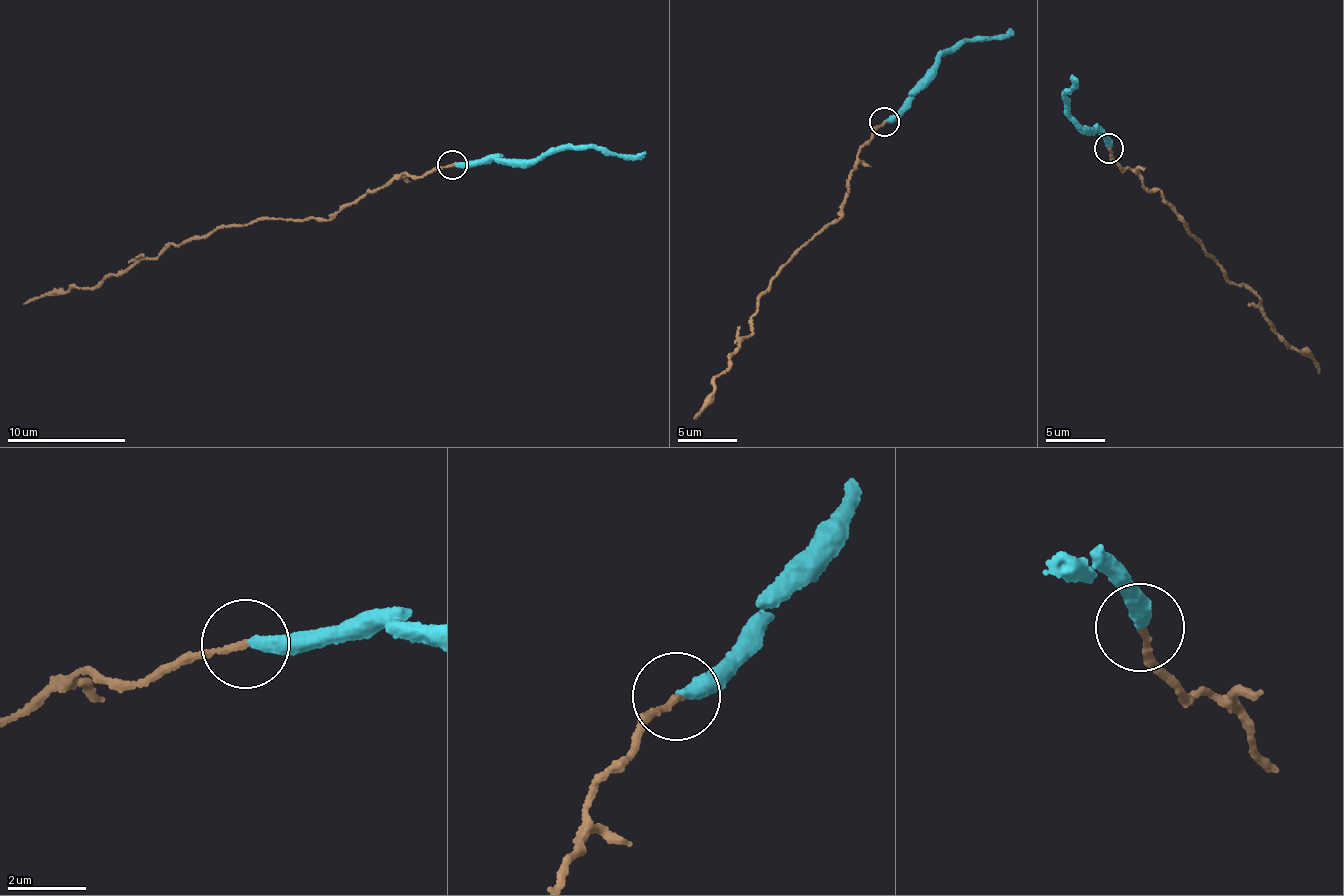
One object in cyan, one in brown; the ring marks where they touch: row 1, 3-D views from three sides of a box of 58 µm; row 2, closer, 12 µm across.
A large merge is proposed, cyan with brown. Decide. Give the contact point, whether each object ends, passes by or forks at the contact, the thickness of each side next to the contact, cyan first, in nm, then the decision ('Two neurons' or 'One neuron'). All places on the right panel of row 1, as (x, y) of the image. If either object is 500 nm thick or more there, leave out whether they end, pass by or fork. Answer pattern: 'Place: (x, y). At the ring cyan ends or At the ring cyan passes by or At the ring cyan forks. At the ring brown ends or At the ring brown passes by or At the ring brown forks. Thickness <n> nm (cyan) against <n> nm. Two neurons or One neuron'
Place: (1108, 148). At the ring cyan ends. At the ring brown ends. Thickness 320 nm (cyan) against 160 nm. Two neurons

